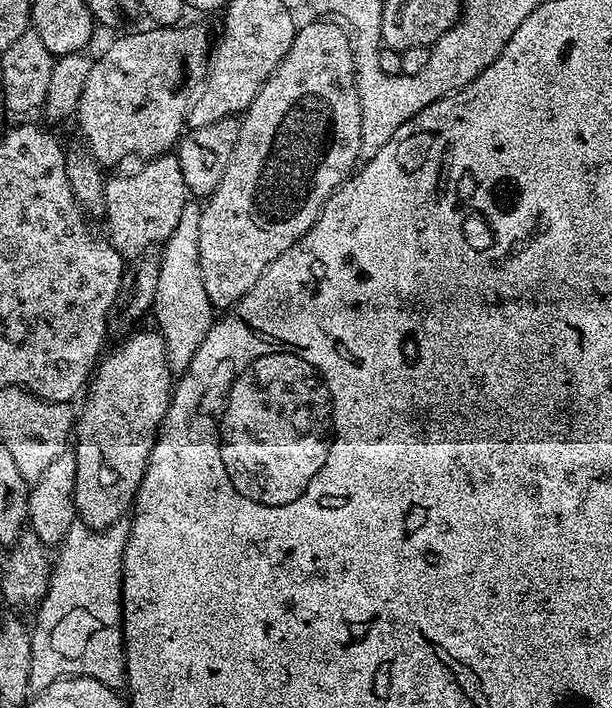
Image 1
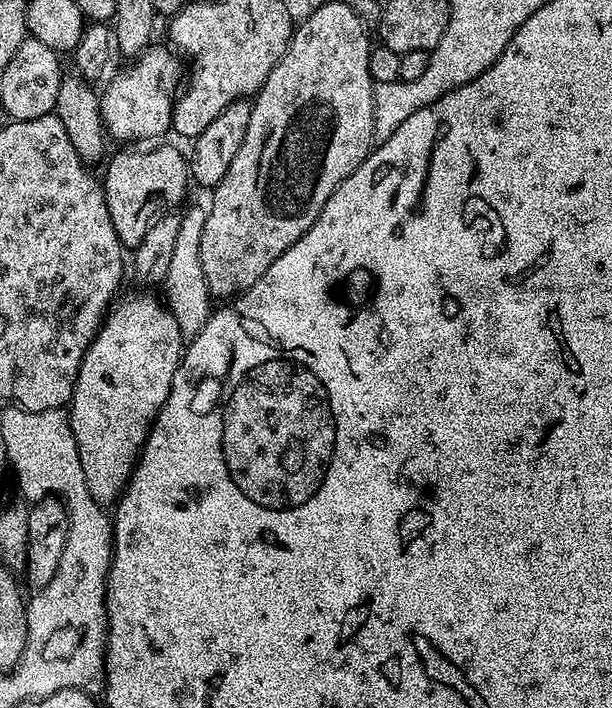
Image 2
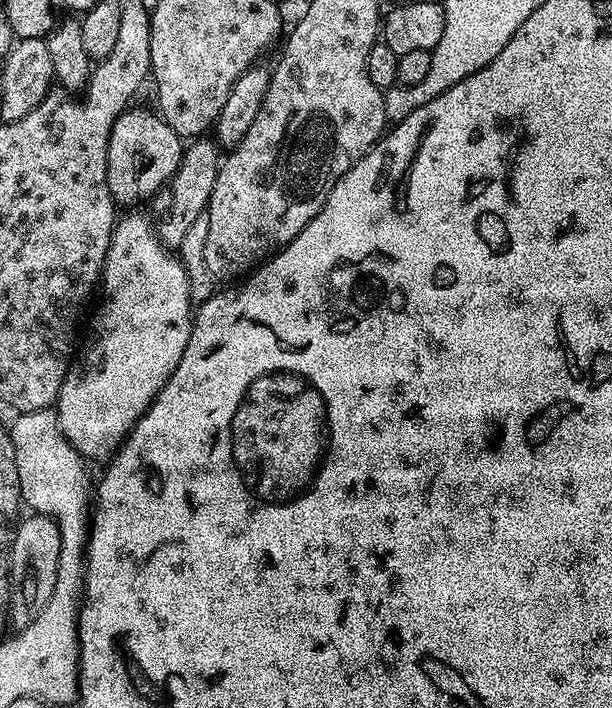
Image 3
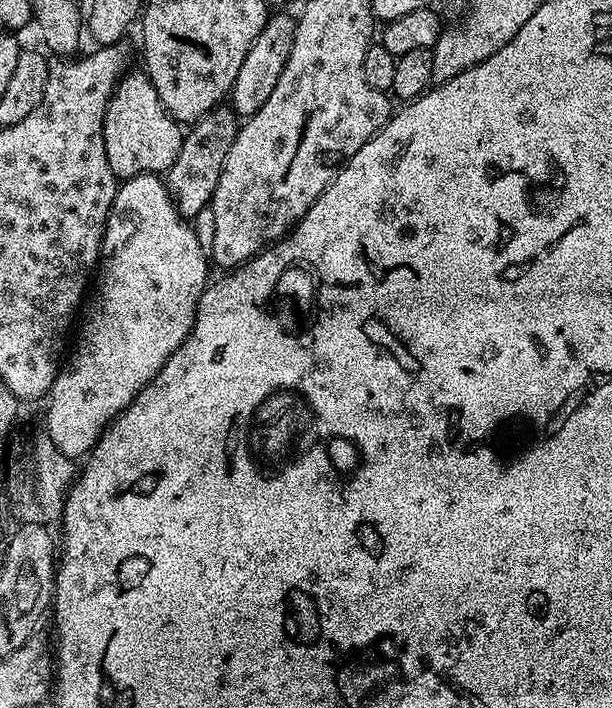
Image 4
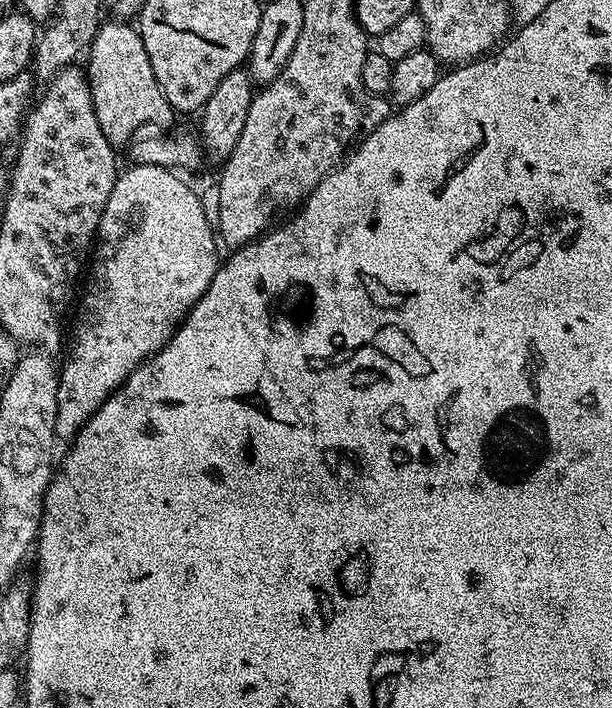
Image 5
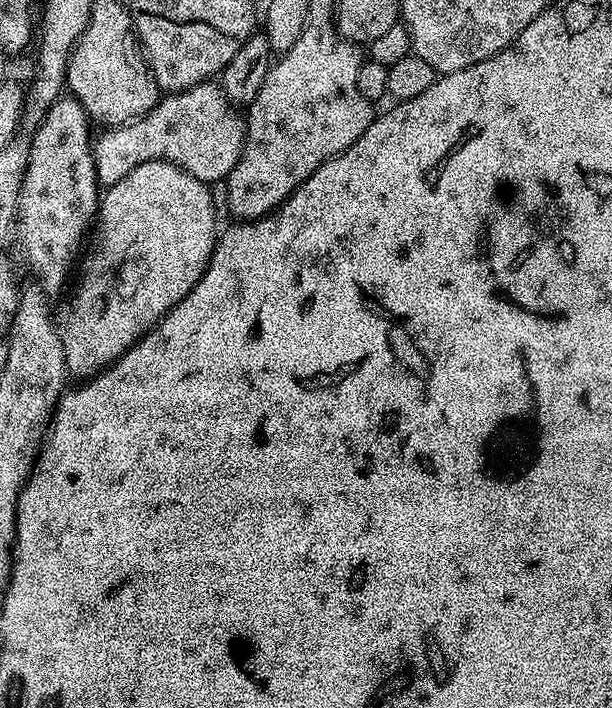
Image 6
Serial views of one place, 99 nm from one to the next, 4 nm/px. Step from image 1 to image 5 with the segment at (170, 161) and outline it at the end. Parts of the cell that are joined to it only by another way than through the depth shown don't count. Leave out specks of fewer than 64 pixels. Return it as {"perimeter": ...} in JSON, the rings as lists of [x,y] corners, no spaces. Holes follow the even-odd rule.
{"perimeter":[[[128,22],[110,23],[112,24],[101,23],[100,29],[96,31],[96,37],[86,49],[86,57],[88,56],[86,75],[92,91],[94,114],[98,114],[98,126],[102,126],[102,134],[106,134],[106,138],[113,146],[121,146],[120,144],[124,143],[127,145],[139,133],[136,131],[146,127],[147,124],[153,124],[156,127],[153,129],[156,130],[171,129],[174,110],[170,102],[166,102],[166,94],[162,94],[162,86],[158,86],[158,78],[154,78],[154,66],[150,66],[150,54],[146,54],[146,46],[139,31]]]}

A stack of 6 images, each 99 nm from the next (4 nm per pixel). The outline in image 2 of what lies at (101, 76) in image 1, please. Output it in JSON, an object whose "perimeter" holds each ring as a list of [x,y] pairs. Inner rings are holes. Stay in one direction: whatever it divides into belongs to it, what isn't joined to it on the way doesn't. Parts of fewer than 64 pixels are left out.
{"perimeter":[[[155,44],[139,53],[129,63],[133,64],[122,69],[99,93],[102,127],[111,139],[148,140],[171,129],[172,106],[182,88],[181,57],[171,47]]]}

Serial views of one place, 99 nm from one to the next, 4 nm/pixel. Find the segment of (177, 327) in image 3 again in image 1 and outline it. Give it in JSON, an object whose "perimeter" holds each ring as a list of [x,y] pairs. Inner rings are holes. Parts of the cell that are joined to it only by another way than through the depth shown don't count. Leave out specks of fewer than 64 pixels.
{"perimeter":[[[155,331],[144,332],[141,336],[137,334],[129,334],[123,337],[122,342],[112,353],[105,355],[99,361],[98,367],[93,371],[90,377],[90,389],[92,393],[88,397],[85,395],[84,400],[84,417],[77,419],[74,424],[74,444],[76,440],[76,448],[74,447],[74,455],[76,458],[76,515],[83,523],[87,524],[93,530],[101,528],[109,528],[111,524],[115,524],[117,520],[125,515],[124,511],[131,509],[134,504],[134,497],[138,489],[140,489],[140,477],[146,470],[148,465],[148,453],[156,444],[158,435],[158,426],[164,422],[164,414],[168,407],[168,403],[172,401],[172,389],[174,387],[174,373],[164,355],[164,339]]]}

